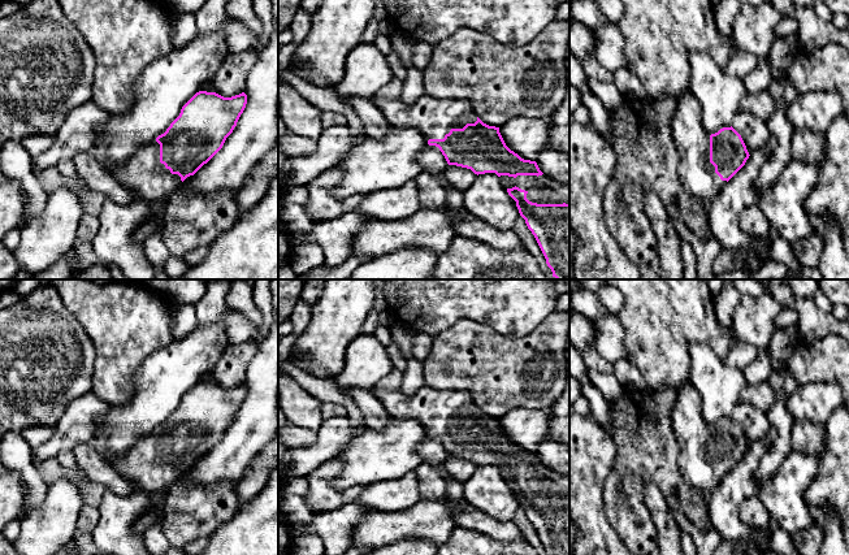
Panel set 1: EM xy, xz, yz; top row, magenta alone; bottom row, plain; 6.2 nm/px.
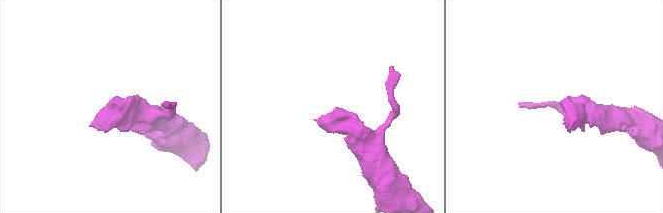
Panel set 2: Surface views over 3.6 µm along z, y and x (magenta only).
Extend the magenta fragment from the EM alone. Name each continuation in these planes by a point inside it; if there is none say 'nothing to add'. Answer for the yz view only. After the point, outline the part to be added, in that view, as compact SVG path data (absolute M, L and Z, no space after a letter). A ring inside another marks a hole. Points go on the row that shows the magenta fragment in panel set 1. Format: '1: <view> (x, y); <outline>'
1: yz (697, 174); M685 94L679 99L677 109L671 118L671 133L679 152L679 179L684 190L701 200L712 200L727 181L722 181L715 173L715 166L710 162L710 135L701 122L701 105L692 94Z

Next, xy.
1: xy (143, 172); M156 139L142 147L118 168L105 168L125 187L134 190L150 203L169 198L182 183L178 174L172 174L160 162L160 144Z

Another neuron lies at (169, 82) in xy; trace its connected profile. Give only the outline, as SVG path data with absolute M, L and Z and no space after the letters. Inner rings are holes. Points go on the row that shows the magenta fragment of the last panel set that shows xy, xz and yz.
M226 17L215 32L200 32L179 48L155 60L144 69L134 84L135 101L121 113L95 130L95 147L92 151L98 162L104 166L118 168L147 143L164 134L170 123L179 116L182 107L200 91L204 82L213 78L224 60L230 55L226 42L226 25L239 22Z

